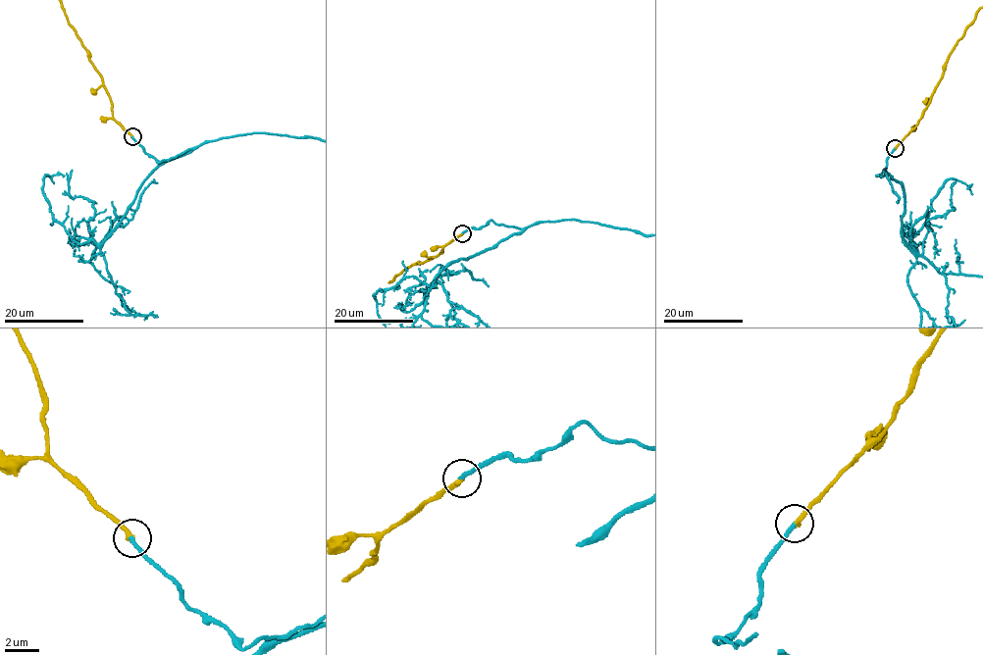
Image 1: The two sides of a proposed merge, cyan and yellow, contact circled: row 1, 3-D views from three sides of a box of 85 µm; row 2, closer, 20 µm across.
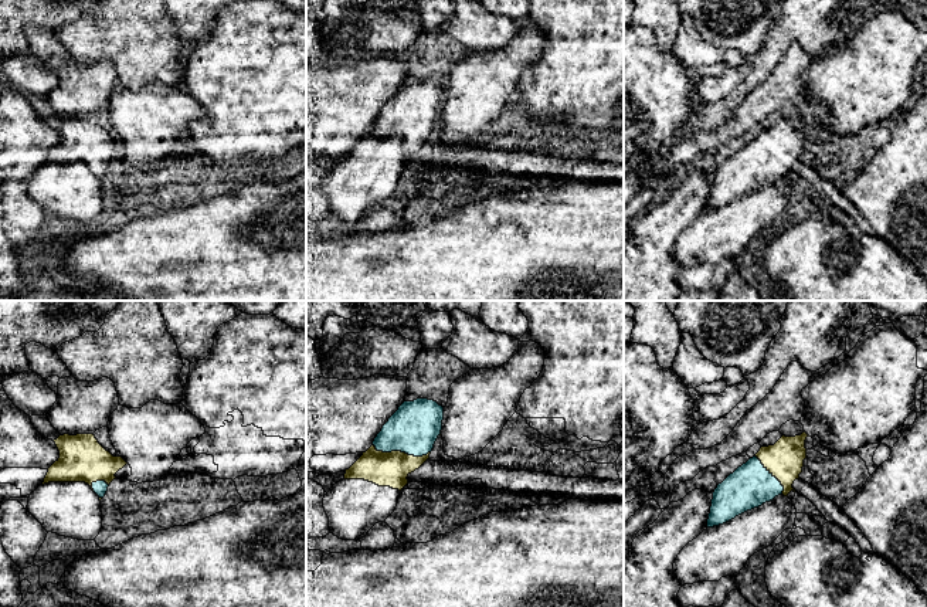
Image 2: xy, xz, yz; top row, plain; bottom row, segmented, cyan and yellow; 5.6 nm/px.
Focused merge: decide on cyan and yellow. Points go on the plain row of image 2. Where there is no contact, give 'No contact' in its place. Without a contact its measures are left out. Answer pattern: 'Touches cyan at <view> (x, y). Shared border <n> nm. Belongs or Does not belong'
Touches cyan at xz (401, 134). Shared border 340 nm. Belongs

